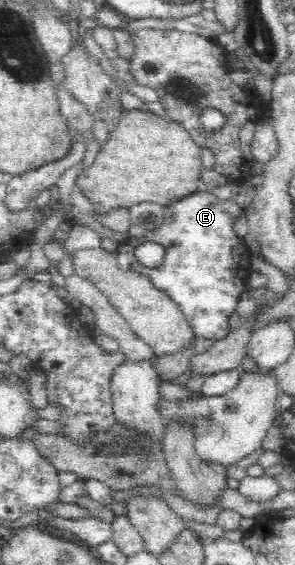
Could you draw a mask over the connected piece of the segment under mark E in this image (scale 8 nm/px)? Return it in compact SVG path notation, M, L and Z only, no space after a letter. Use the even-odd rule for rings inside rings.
M202 187L196 193L192 193L190 197L164 207L163 211L165 213L164 224L154 229L153 232L146 233L145 237L147 241L162 245L164 248L163 260L154 267L142 265L136 259L134 250L136 246L142 245L144 240L136 241L132 237L126 242L120 243L117 251L113 253L118 269L124 273L131 271L132 273L145 275L155 289L165 293L178 306L197 338L204 337L204 339L220 341L231 331L228 319L236 311L240 295L246 291L248 277L251 270L253 270L253 255L250 248L244 241L245 239L238 237L236 231L234 231L234 223L240 217L245 218L246 210L239 204L237 205L231 198L219 199L214 194L204 191Z

